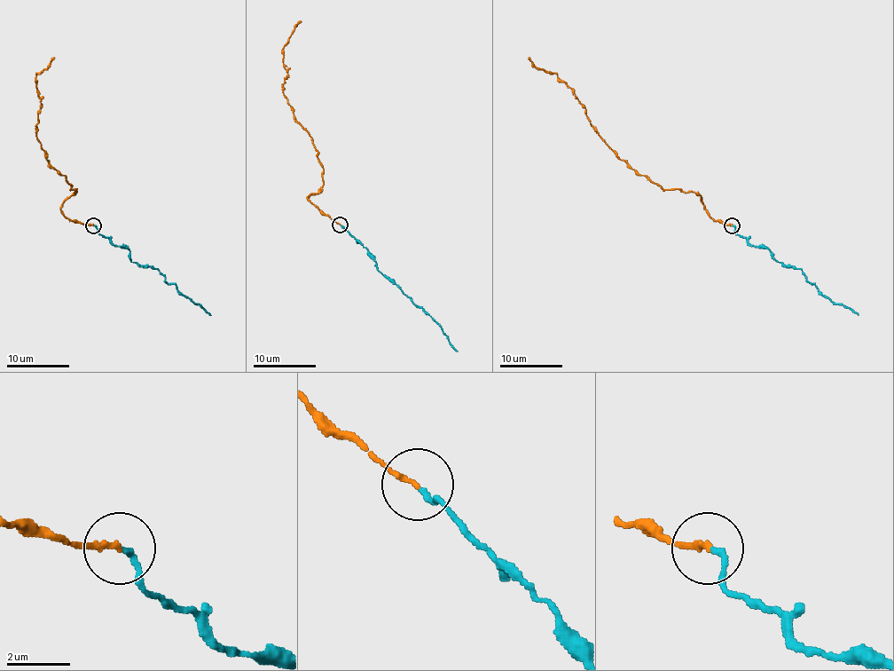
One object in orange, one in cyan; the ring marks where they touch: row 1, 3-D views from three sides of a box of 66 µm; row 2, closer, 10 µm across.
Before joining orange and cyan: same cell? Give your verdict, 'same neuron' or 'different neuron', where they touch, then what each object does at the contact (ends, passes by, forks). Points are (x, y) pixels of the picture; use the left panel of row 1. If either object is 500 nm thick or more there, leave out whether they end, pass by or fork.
same neuron; at (93, 225); orange ends there; cyan ends there

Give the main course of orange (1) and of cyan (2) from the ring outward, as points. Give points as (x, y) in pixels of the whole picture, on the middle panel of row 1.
1: (340, 224), (307, 199), (323, 185), (323, 164), (284, 94), (282, 51), (301, 20)
2: (340, 225), (360, 242), (379, 271), (428, 315), (457, 351)

